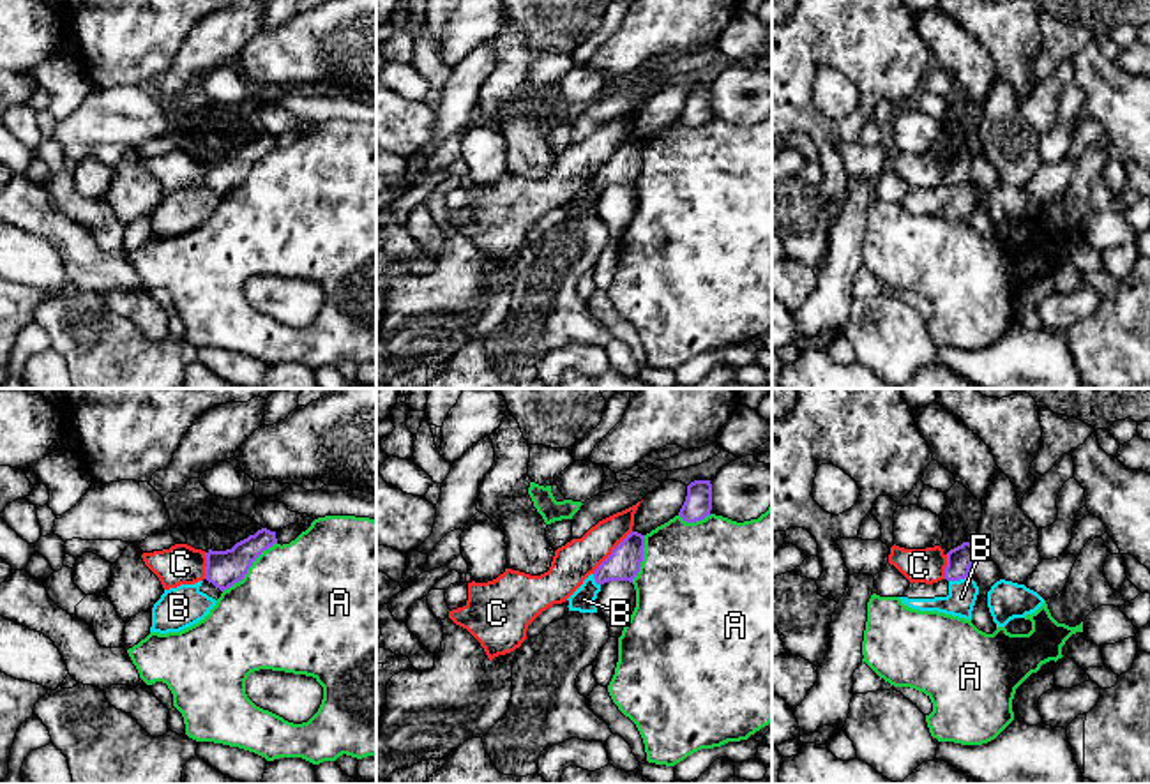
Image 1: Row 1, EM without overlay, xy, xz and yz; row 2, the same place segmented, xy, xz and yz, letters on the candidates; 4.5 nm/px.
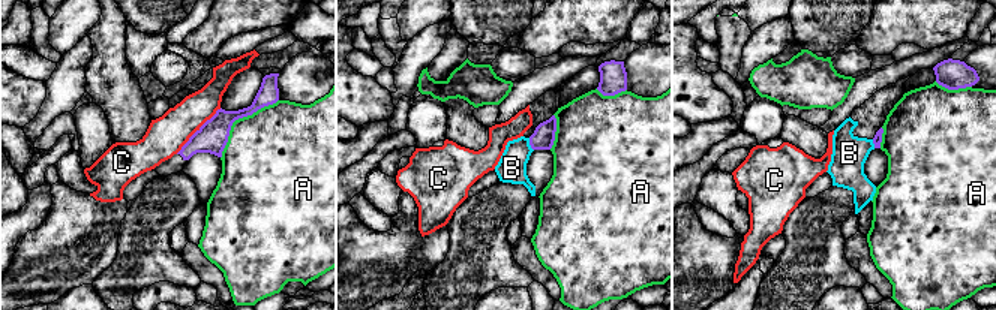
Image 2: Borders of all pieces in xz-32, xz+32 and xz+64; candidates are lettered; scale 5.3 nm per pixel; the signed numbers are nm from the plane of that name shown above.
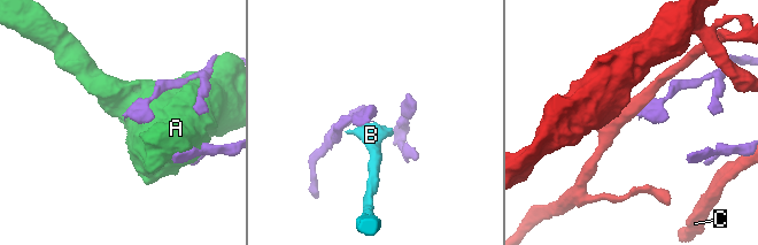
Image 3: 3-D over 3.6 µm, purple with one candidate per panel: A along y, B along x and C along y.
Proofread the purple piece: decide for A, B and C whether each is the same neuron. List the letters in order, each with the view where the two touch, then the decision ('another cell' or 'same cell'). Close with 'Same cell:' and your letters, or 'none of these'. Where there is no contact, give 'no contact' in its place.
A: xy | another cell
B: yz | another cell
C: xz | another cell
Same cell: none of these

